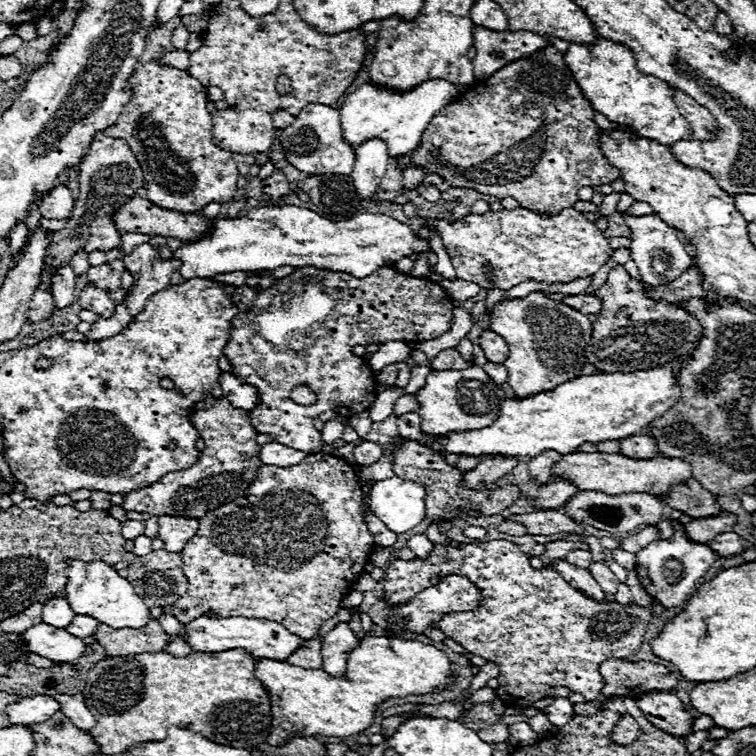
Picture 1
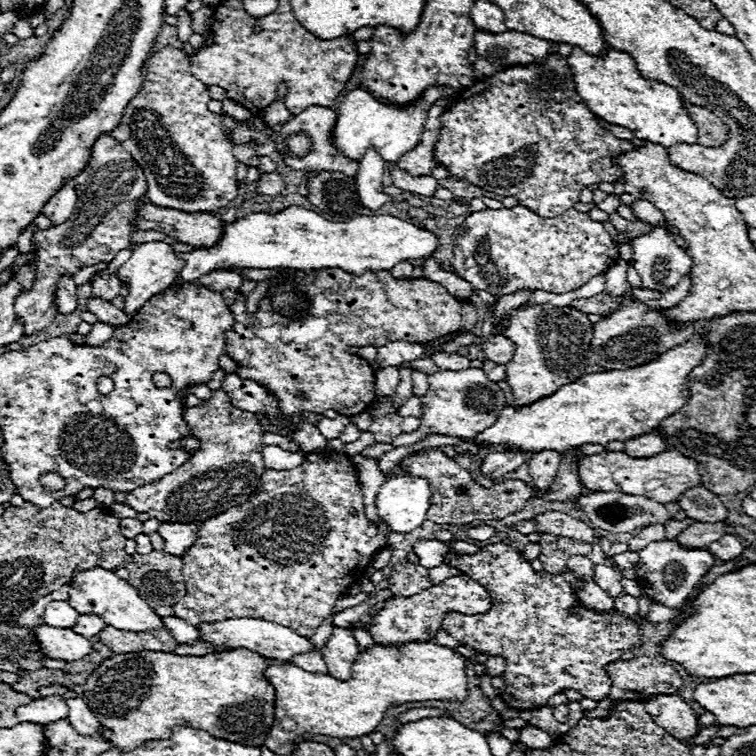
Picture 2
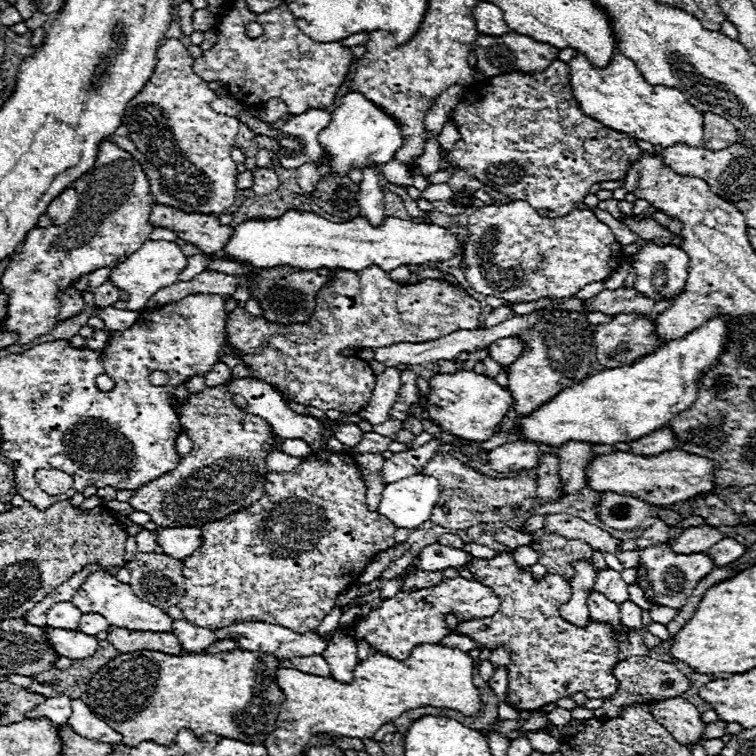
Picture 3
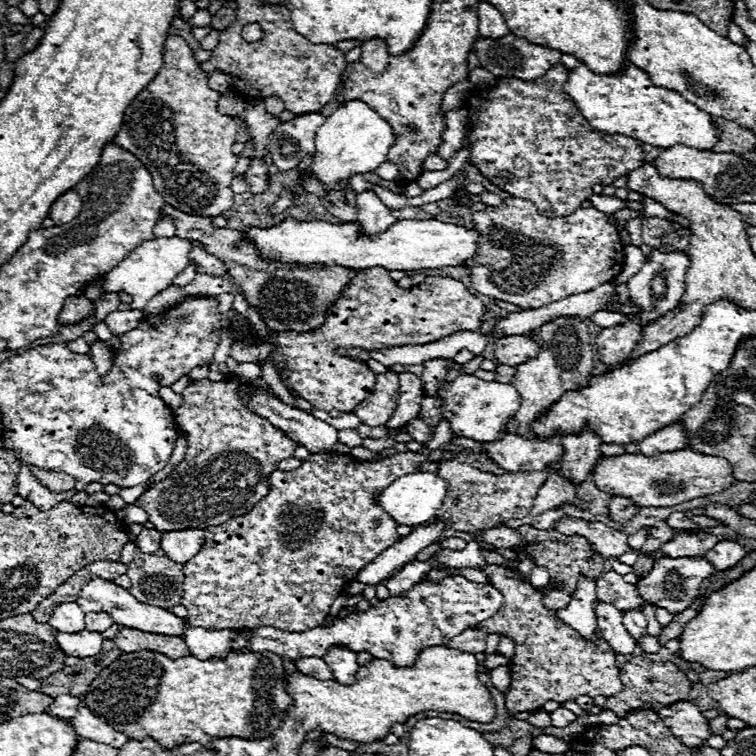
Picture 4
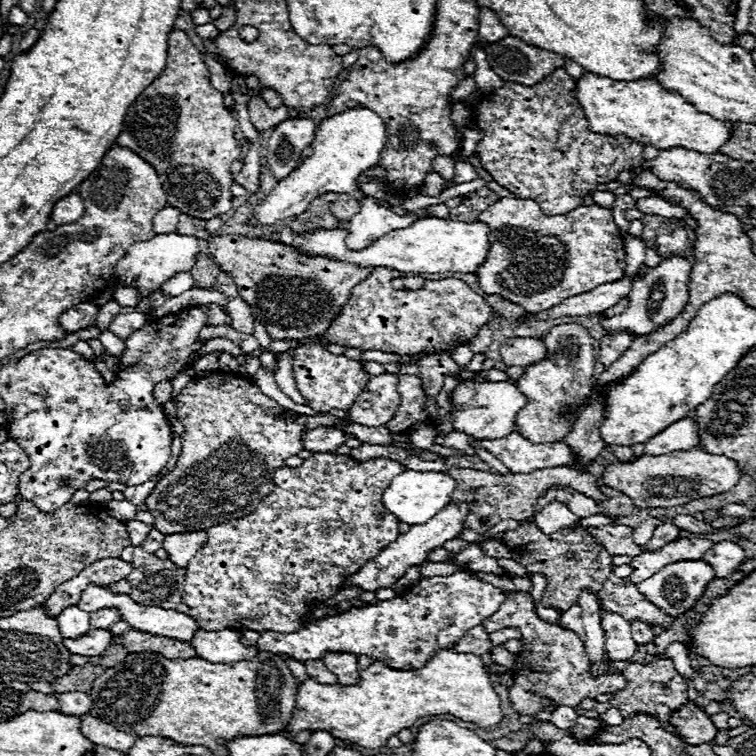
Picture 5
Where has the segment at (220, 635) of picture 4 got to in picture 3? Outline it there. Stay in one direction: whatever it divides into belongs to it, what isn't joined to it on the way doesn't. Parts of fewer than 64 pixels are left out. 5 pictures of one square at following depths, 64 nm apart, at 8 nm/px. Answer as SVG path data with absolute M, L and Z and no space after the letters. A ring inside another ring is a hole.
M174 620L172 632L178 636L178 640L182 640L182 648L186 648L186 652L202 652L206 646L216 642L212 630L194 628L186 620Z

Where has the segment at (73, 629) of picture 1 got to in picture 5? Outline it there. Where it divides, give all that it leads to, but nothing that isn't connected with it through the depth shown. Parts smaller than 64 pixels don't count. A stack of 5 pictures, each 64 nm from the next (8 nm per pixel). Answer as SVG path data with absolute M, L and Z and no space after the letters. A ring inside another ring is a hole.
M104 608L104 610L98 610L98 612L90 614L90 626L92 628L110 628L118 620L120 620L120 616L114 608Z

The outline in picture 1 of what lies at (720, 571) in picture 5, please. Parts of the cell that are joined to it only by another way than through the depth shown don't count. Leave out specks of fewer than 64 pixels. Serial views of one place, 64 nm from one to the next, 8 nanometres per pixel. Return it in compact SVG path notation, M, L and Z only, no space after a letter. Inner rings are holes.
M724 532L718 534L714 540L710 540L710 548L718 556L734 556L742 552L742 538L736 532Z

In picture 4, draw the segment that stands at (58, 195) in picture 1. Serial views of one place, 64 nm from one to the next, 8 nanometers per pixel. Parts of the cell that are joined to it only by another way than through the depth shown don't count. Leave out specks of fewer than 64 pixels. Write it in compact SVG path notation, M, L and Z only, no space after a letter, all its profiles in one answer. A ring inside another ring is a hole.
M68 190L66 194L62 194L50 208L48 212L48 218L54 220L56 226L62 226L70 220L74 220L82 210L82 200L78 196L76 190Z

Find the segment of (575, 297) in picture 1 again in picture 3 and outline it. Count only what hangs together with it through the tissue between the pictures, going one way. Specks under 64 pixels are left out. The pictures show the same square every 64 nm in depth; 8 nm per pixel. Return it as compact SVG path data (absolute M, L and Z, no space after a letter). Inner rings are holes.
M632 288L602 290L592 300L586 300L586 310L588 312L602 312L602 314L608 314L608 316L622 314L622 312L640 312L640 314L646 314L646 316L652 318L652 316L658 316L660 312L664 312L666 308L670 308L676 298L678 296L674 296L672 300L652 302L646 296L634 292Z

